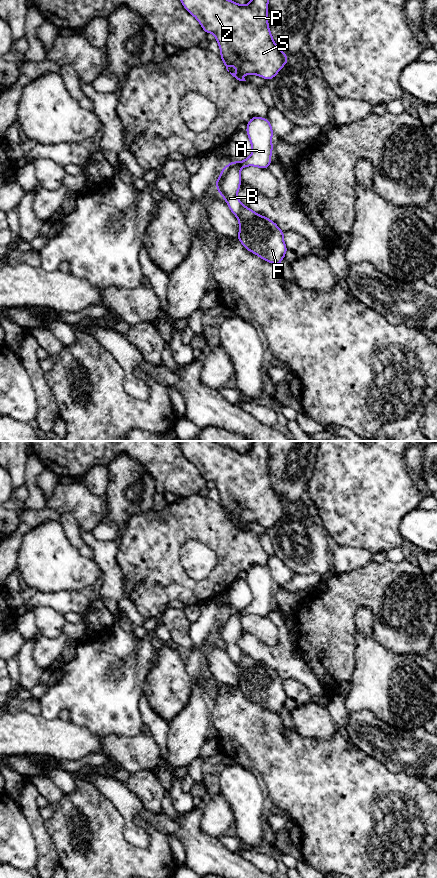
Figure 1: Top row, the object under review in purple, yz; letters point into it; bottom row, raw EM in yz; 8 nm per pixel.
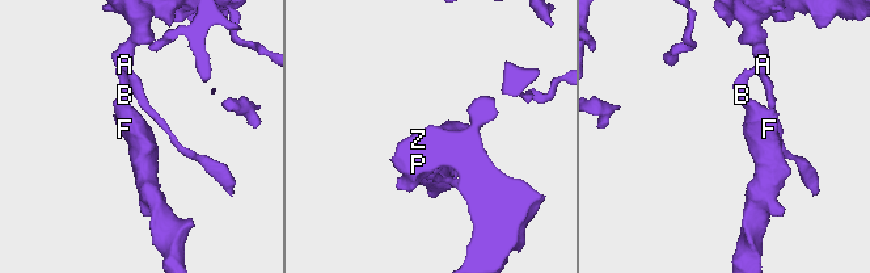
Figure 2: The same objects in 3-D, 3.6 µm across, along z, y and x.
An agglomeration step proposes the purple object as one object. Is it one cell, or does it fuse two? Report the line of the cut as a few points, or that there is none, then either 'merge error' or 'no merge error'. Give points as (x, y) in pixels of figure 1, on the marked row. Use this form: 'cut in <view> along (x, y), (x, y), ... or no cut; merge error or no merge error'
cut in yz along (244, 206), (237, 216); merge error

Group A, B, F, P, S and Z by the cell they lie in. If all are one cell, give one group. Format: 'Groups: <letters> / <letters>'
Groups: A B P S Z / F

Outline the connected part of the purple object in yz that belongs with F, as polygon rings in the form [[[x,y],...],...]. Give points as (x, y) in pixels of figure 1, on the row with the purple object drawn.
[[[244,206],[237,216],[239,222],[238,239],[244,248],[264,261],[278,265],[285,258],[287,247],[284,232],[272,220],[260,216]]]

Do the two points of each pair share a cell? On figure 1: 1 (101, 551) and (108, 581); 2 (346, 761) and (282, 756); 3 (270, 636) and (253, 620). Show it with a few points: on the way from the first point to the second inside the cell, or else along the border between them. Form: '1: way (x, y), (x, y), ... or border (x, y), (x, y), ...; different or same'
1: way (105, 558), (108, 563), (108, 574); same
2: way (330, 763), (298, 763); same
3: way (266, 632), (257, 624); same

